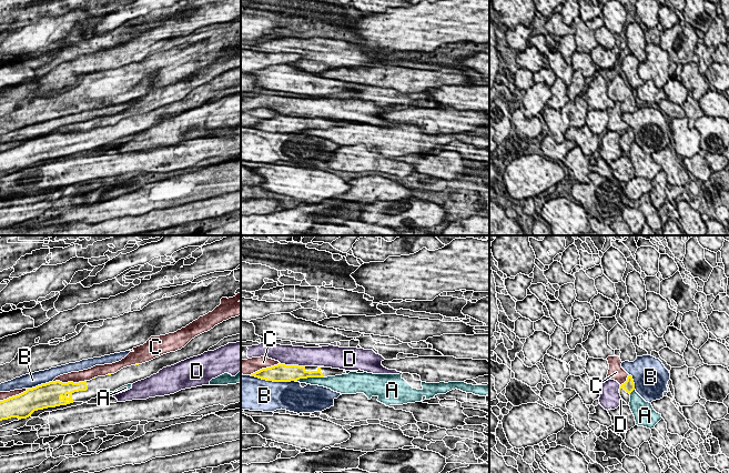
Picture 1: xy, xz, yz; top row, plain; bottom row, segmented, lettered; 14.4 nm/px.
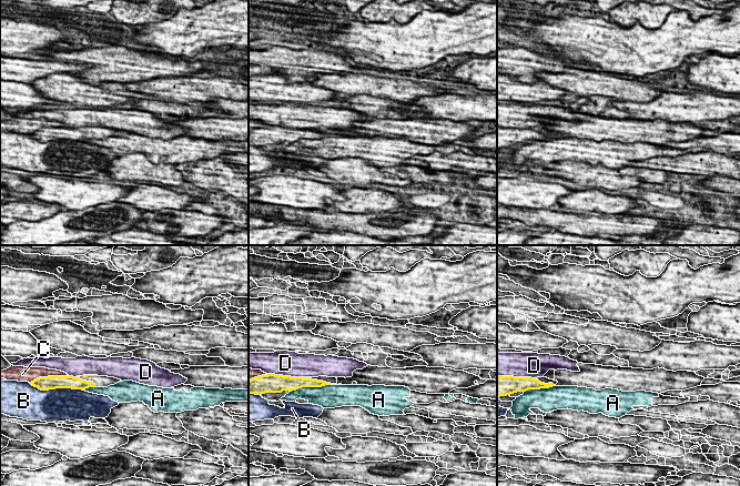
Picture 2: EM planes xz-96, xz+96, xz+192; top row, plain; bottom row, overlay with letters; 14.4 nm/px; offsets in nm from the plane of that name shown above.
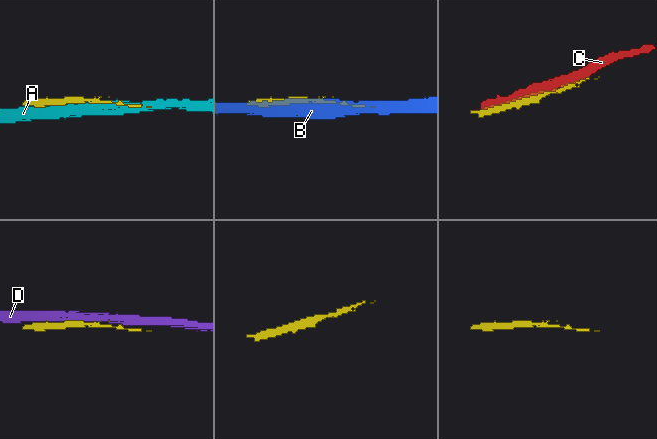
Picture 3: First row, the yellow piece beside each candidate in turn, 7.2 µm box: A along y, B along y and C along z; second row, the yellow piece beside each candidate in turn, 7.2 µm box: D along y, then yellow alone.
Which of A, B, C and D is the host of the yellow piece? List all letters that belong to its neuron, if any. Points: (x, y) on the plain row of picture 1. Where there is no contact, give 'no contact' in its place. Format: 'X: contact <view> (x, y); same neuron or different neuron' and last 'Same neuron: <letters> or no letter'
A: contact xz (309, 128); different neuron
B: contact xz (272, 131); different neuron
C: contact xy (69, 133); different neuron
D: contact xz (293, 117); different neuron
Same neuron: no letter

